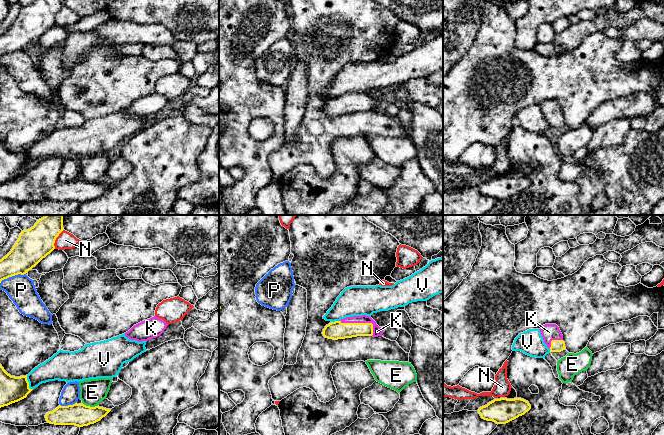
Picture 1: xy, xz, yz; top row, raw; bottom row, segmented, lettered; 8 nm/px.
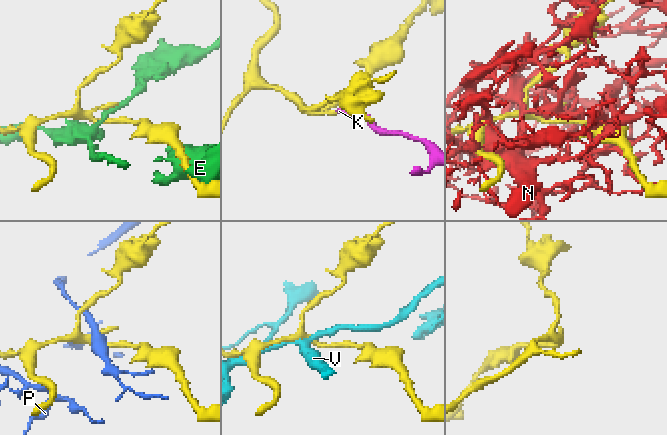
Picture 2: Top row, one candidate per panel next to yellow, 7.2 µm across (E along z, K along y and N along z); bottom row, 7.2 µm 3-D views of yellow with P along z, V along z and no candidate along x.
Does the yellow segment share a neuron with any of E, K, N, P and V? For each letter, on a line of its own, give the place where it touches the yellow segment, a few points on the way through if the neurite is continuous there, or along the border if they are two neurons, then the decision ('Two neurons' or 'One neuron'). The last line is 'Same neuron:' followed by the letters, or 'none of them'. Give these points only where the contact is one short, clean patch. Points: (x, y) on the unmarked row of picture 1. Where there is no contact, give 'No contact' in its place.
E: Touches yellow at xy (89, 182). Two neurons
K: Touches yellow at xz (361, 99). Path across: xz (336, 106), (361, 99), (371, 99), (377, 107). One neuron
N: Touches yellow at xy (55, 15). Two neurons
P: Touches yellow at xy (12, 51). Two neurons
V: Touches yellow at xy (28, 159). Two neurons
Same neuron: K

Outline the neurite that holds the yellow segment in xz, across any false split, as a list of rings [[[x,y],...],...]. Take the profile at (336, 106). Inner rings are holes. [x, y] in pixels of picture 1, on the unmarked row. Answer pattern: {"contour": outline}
{"contour": [[[366,91],[346,93],[340,97],[331,98],[323,105],[323,112],[338,116],[357,112],[382,112],[385,103],[379,103]]]}

